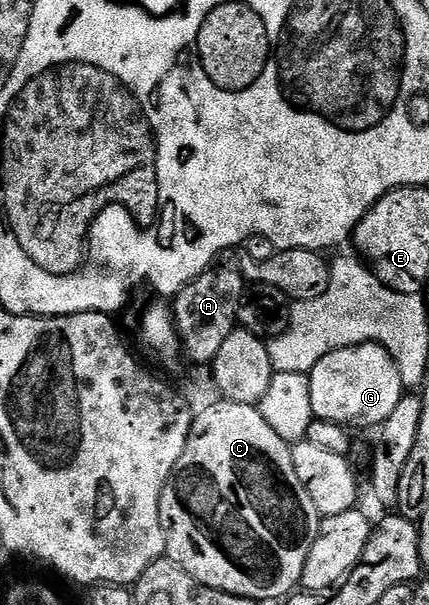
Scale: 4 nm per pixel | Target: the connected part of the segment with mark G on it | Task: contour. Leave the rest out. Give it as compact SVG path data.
M358 344L345 350L333 350L317 362L317 366L310 372L312 390L312 414L314 419L328 420L334 424L352 426L351 424L375 424L382 426L385 418L393 414L397 402L405 395L401 382L401 374L393 362L391 355L379 344Z

